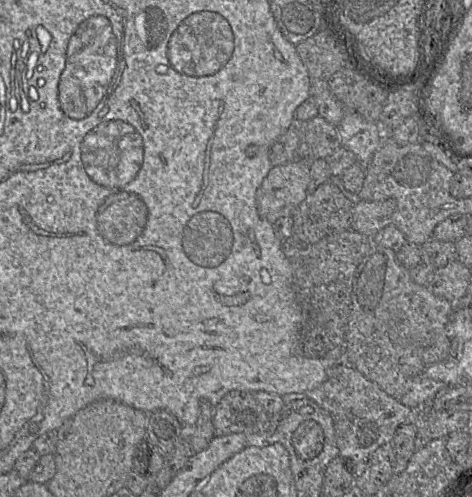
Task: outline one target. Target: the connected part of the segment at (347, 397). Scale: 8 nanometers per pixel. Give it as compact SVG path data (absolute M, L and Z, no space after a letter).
M347 363L333 366L328 371L327 379L305 395L332 416L338 455L351 464L351 472L355 477L364 473L377 448L391 443L400 425L412 422L412 409L385 393L376 383Z

